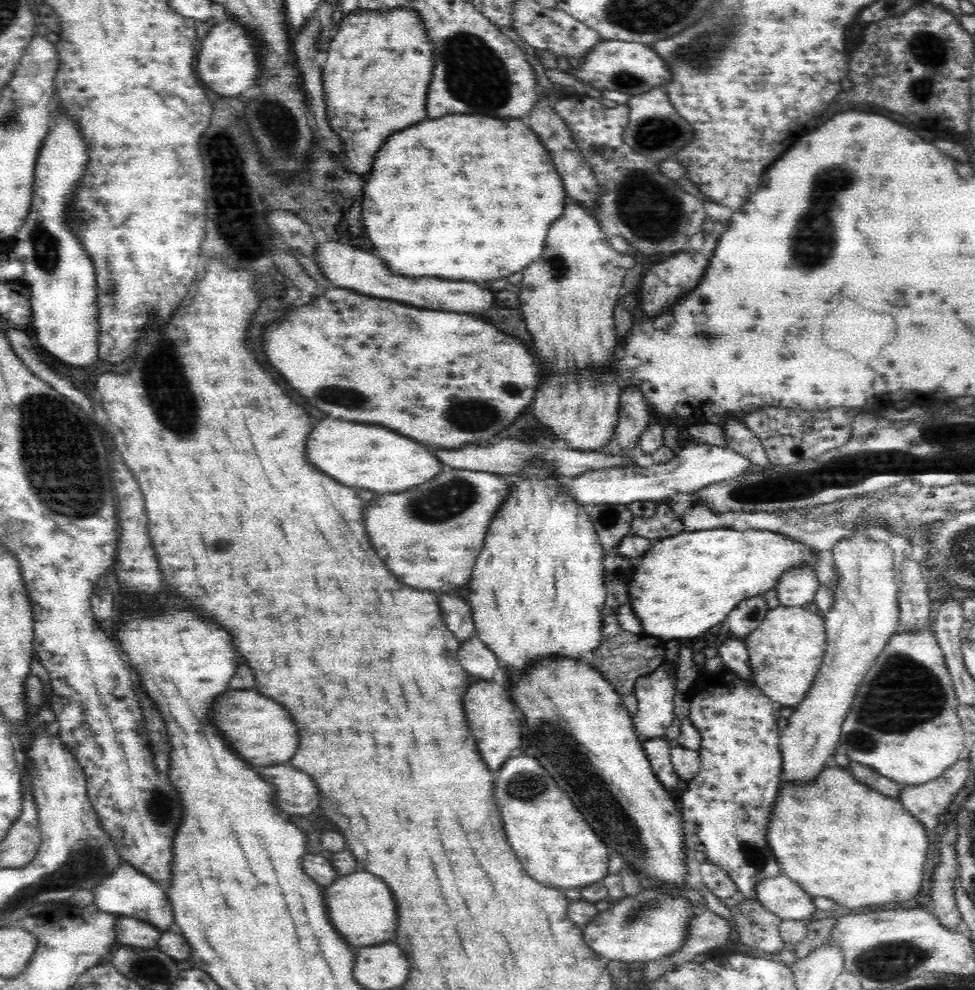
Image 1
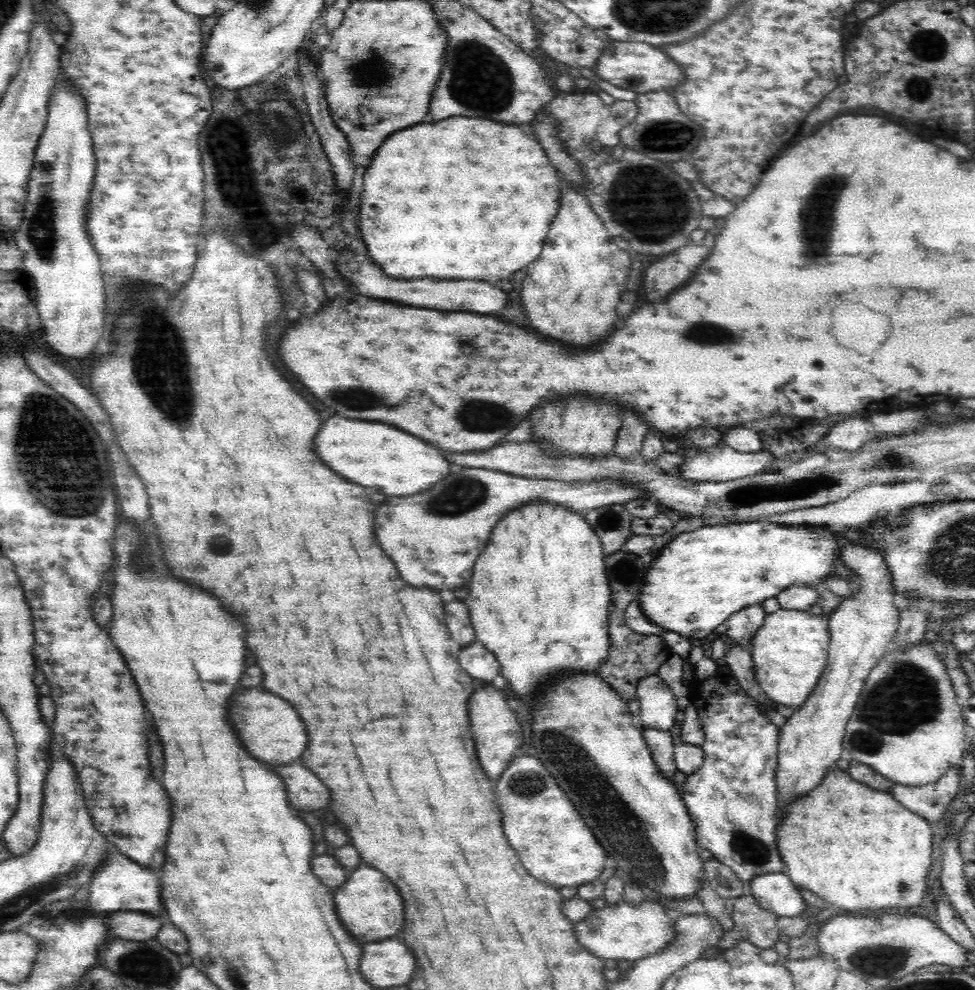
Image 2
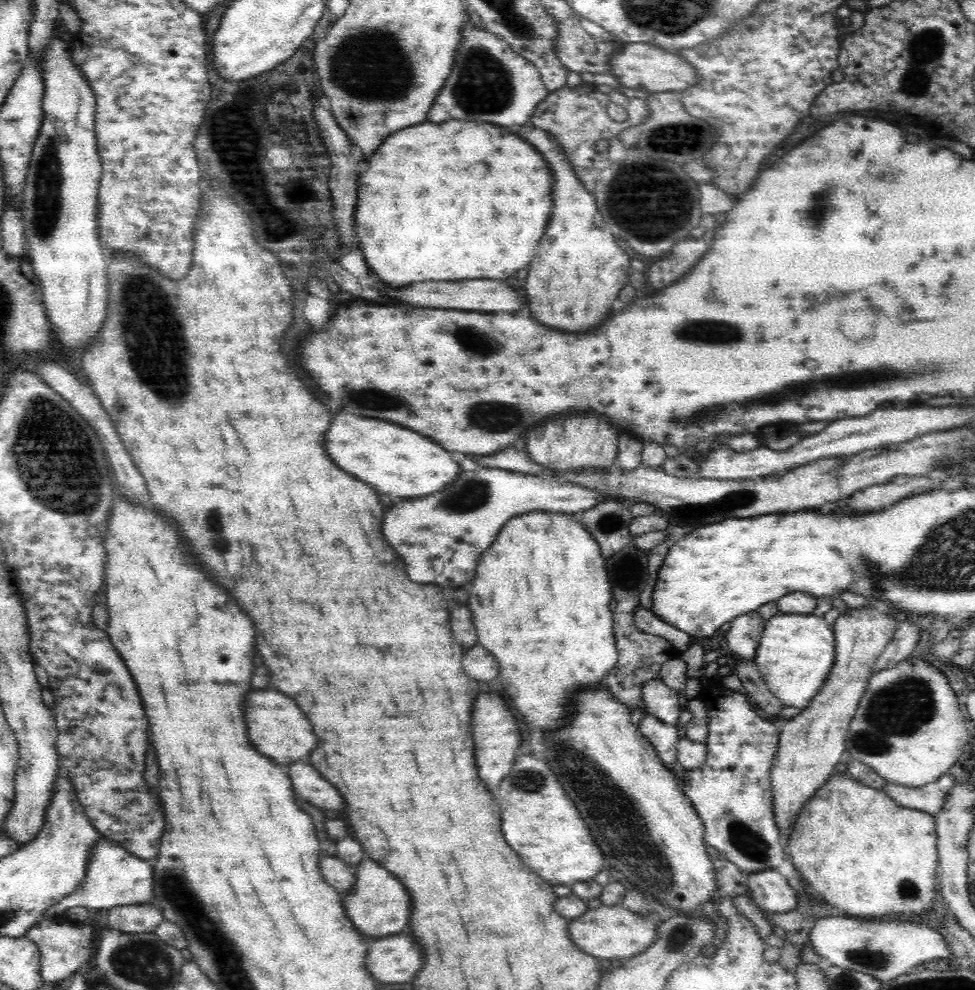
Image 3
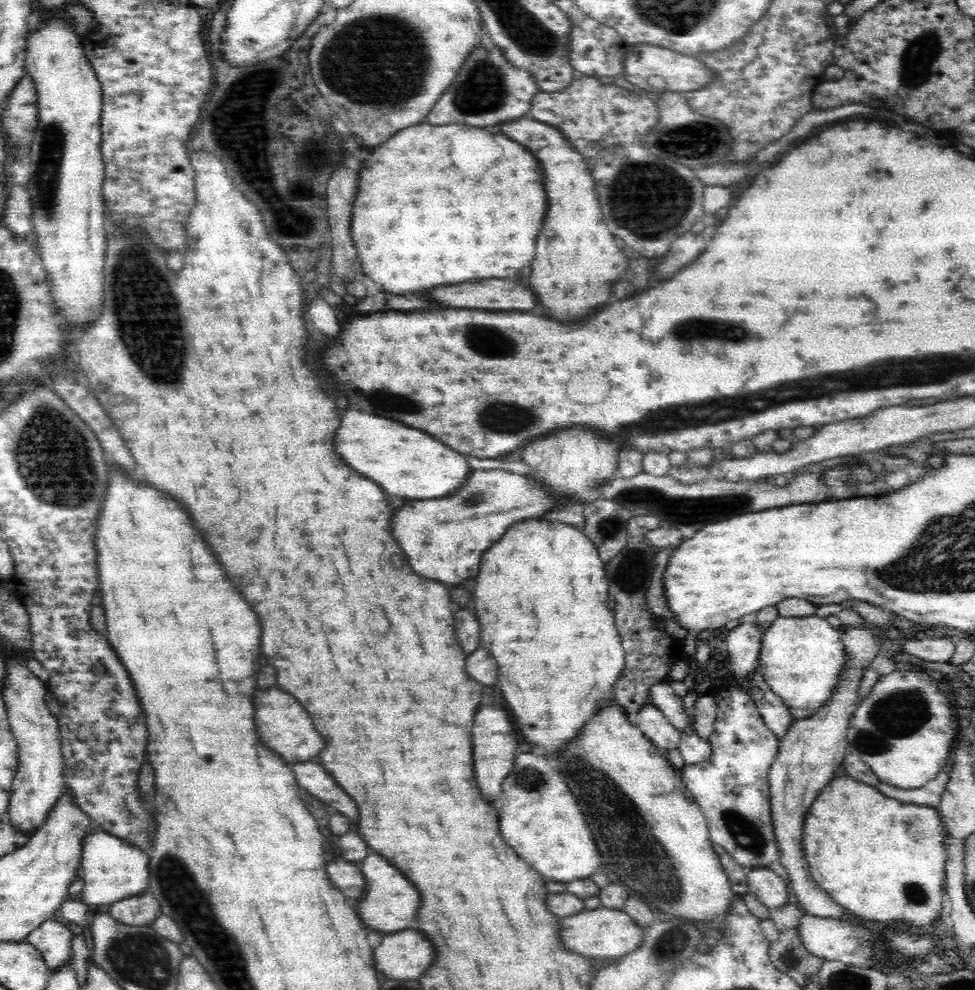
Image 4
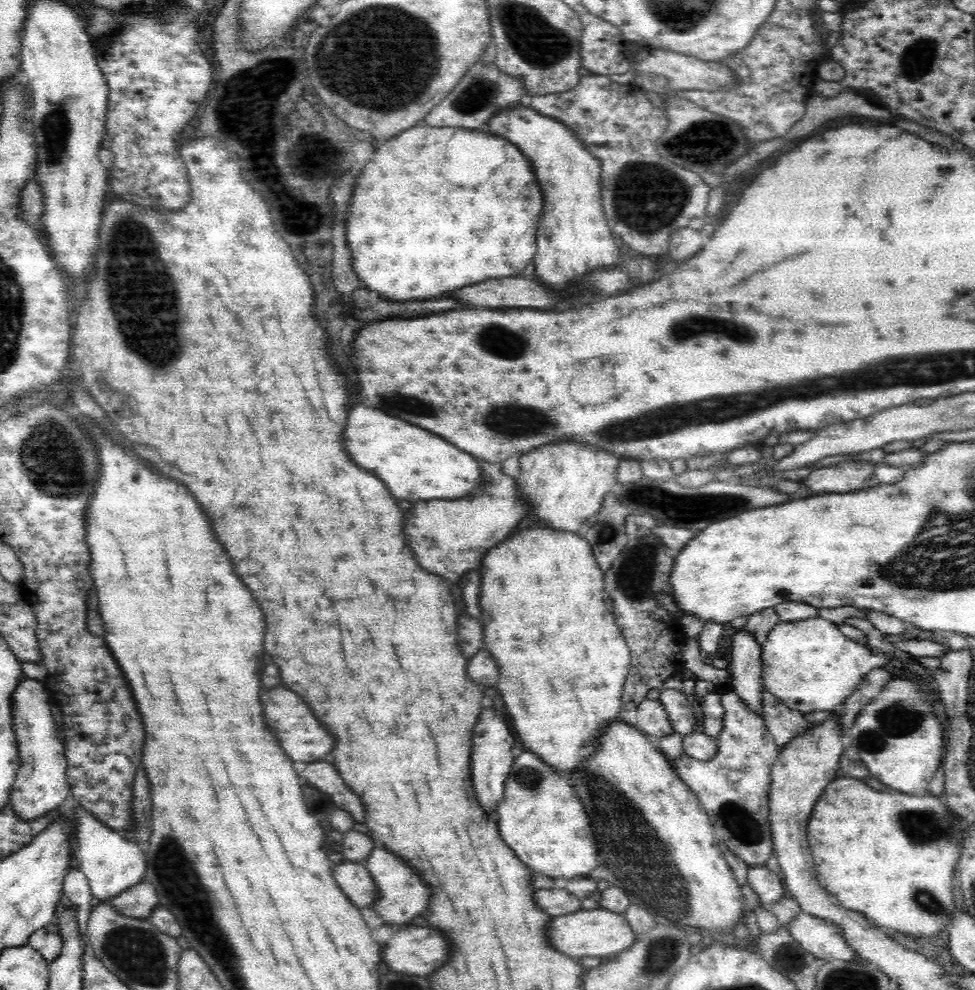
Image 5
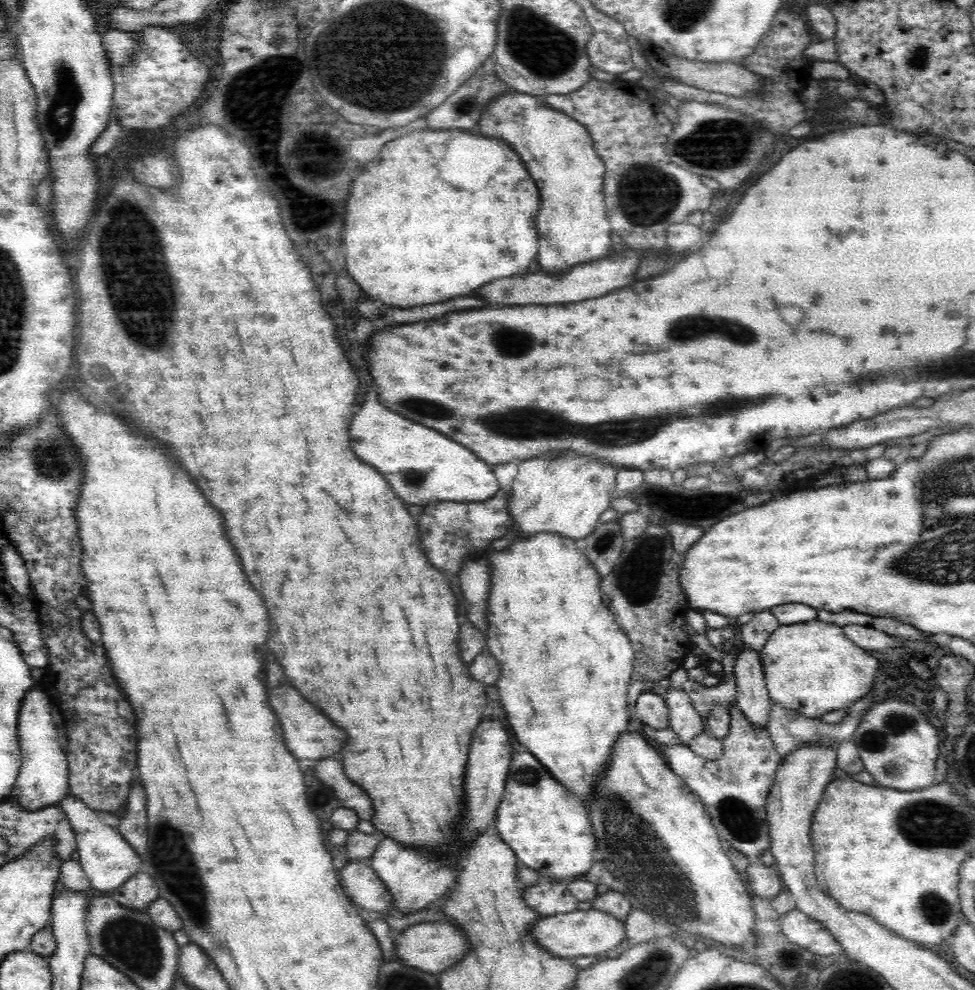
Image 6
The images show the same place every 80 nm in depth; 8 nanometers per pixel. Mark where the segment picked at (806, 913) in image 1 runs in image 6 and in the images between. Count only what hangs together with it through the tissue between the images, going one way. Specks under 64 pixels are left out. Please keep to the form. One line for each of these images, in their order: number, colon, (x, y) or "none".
2: (775, 892)
3: (770, 890)
4: (768, 887)
5: (768, 885)
6: (764, 880)

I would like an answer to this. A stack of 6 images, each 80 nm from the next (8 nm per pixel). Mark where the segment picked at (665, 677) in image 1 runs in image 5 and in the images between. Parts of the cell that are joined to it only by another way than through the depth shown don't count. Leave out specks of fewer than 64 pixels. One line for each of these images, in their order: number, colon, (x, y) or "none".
2: (658, 706)
3: (661, 702)
4: (662, 695)
5: (682, 716)

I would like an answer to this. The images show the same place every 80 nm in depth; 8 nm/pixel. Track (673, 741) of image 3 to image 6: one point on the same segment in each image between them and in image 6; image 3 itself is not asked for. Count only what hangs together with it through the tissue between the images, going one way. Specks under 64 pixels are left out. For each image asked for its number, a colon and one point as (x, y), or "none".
4: (649, 719)
5: (652, 718)
6: (650, 708)

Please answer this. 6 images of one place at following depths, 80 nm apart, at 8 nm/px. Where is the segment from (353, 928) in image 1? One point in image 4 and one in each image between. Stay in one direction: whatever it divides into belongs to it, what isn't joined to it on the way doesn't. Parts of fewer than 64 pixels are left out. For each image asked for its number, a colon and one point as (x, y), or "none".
2: (369, 908)
3: (377, 906)
4: (389, 904)

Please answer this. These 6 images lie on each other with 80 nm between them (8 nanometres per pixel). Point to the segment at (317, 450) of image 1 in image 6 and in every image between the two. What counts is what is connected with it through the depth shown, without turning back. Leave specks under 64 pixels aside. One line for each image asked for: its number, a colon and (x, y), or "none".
2: (368, 453)
3: (395, 461)
4: (427, 468)
5: (441, 471)
6: (409, 454)

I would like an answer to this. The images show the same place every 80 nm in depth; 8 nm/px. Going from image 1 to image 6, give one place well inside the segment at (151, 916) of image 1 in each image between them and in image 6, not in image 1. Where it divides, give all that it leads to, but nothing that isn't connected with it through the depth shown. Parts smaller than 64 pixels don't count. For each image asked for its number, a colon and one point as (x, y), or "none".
2: (121, 884)
3: (114, 877)
4: (113, 870)
5: (113, 864)
6: (109, 860)

